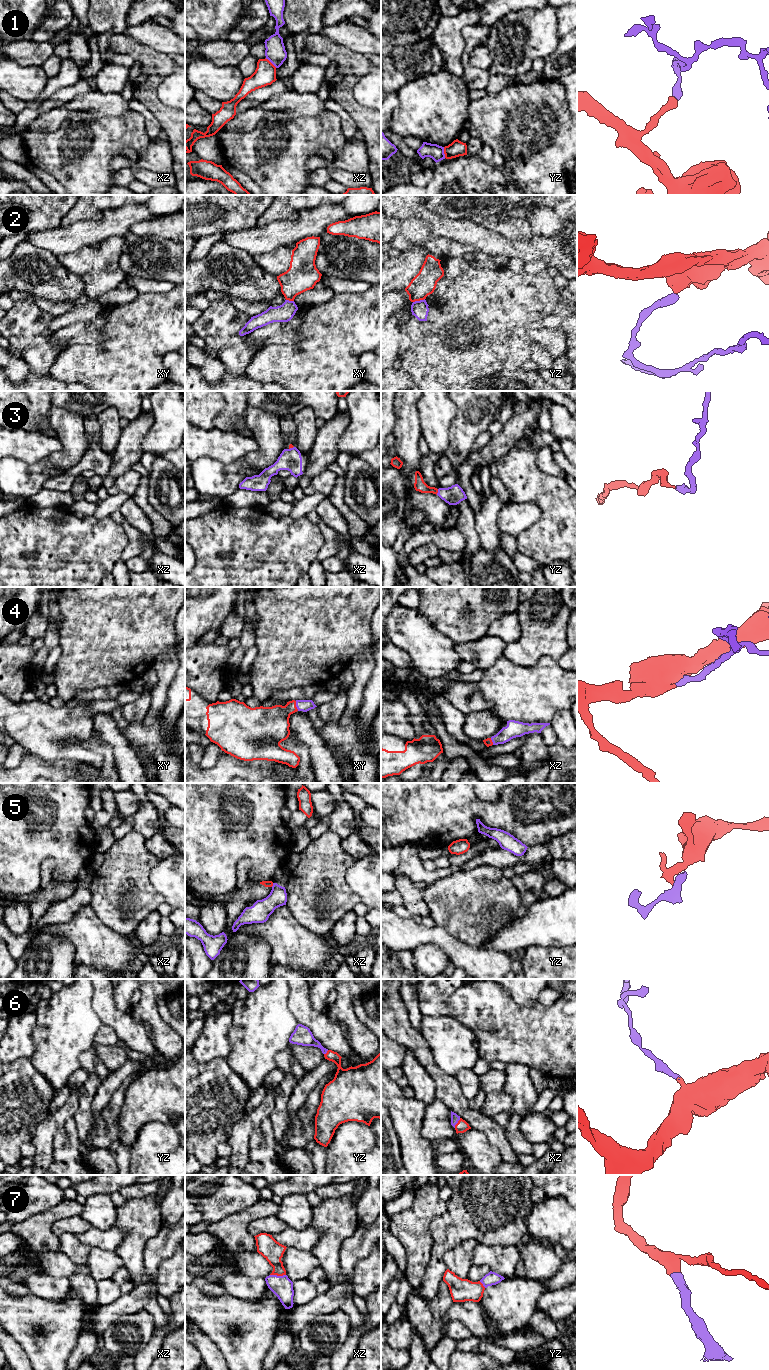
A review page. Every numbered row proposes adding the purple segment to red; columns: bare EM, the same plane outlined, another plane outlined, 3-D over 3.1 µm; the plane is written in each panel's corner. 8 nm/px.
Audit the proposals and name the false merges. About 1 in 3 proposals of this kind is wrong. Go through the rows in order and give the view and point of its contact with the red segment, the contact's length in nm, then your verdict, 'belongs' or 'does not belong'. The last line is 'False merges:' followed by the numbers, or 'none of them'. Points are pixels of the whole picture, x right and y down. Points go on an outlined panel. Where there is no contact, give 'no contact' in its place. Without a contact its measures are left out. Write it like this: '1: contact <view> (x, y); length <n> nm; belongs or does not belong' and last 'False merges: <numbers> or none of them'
1: contact xz (270, 62); length 120 nm; does not belong
2: contact yz (418, 300); length 100 nm; does not belong
3: contact yz (437, 492); length 50 nm; belongs
4: contact xy (295, 706); length 80 nm; belongs
5: contact xz (272, 885); length 40 nm; does not belong
6: contact xz (457, 1123); length 90 nm; belongs
7: contact xz (278, 1275); length 130 nm; belongs
False merges: 1, 2, 5

